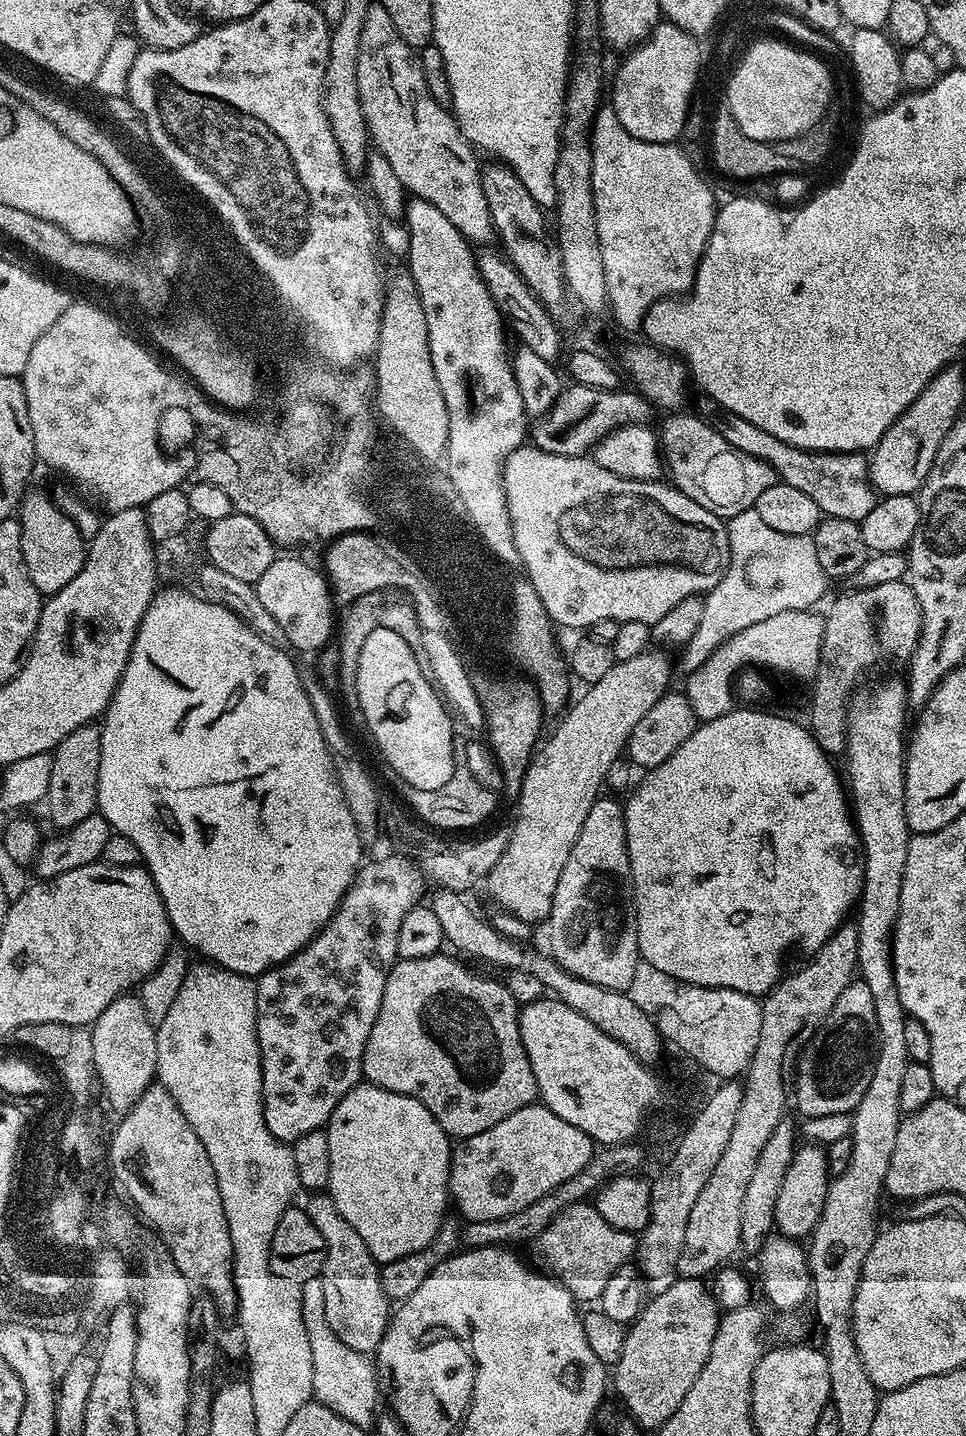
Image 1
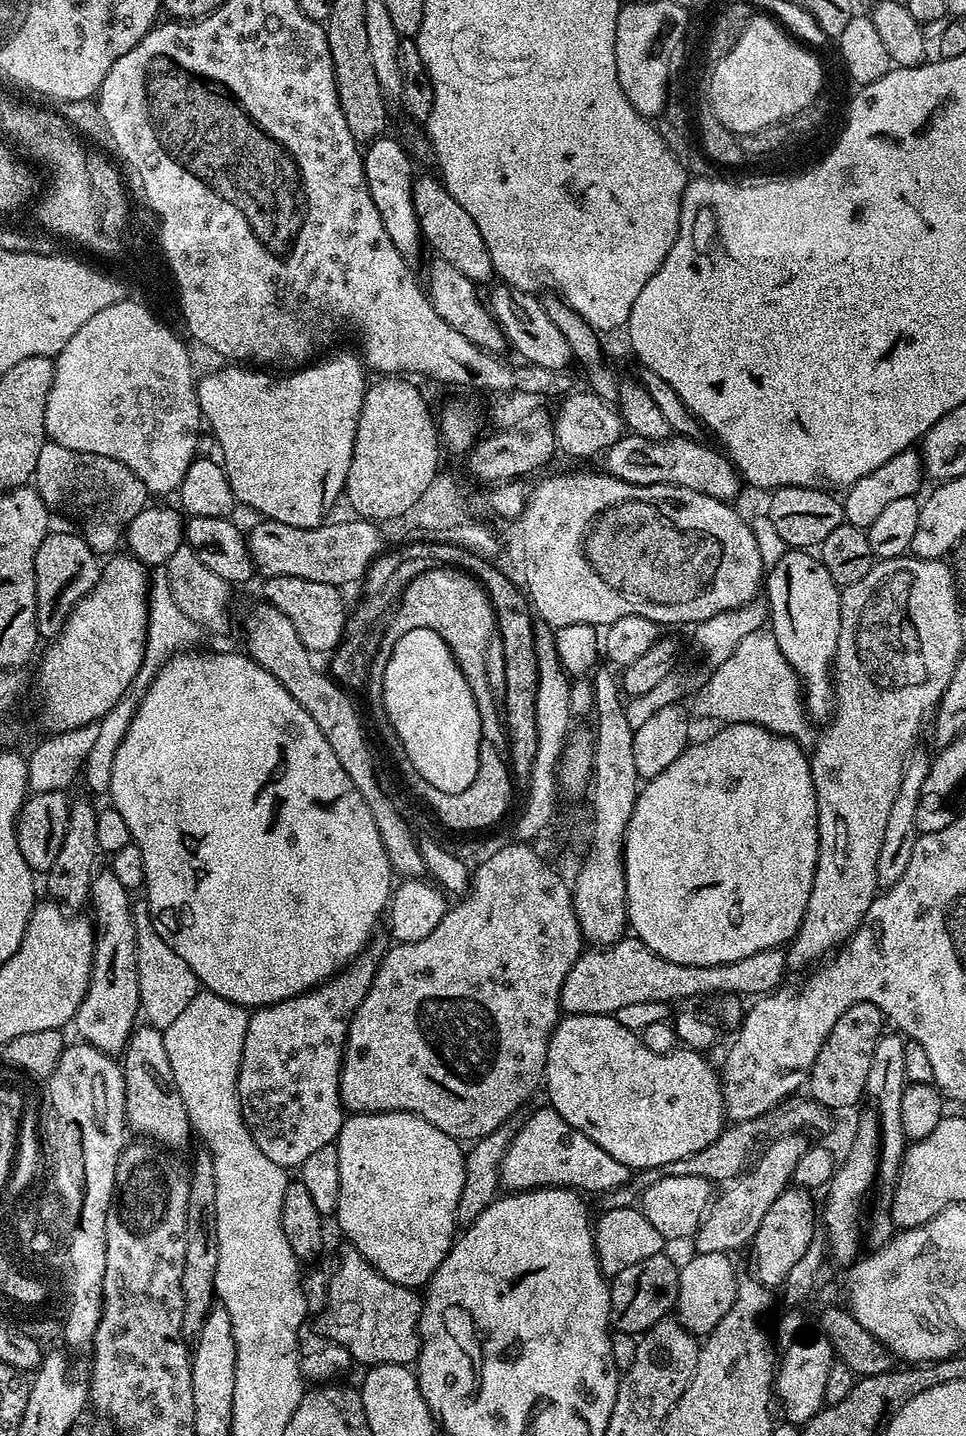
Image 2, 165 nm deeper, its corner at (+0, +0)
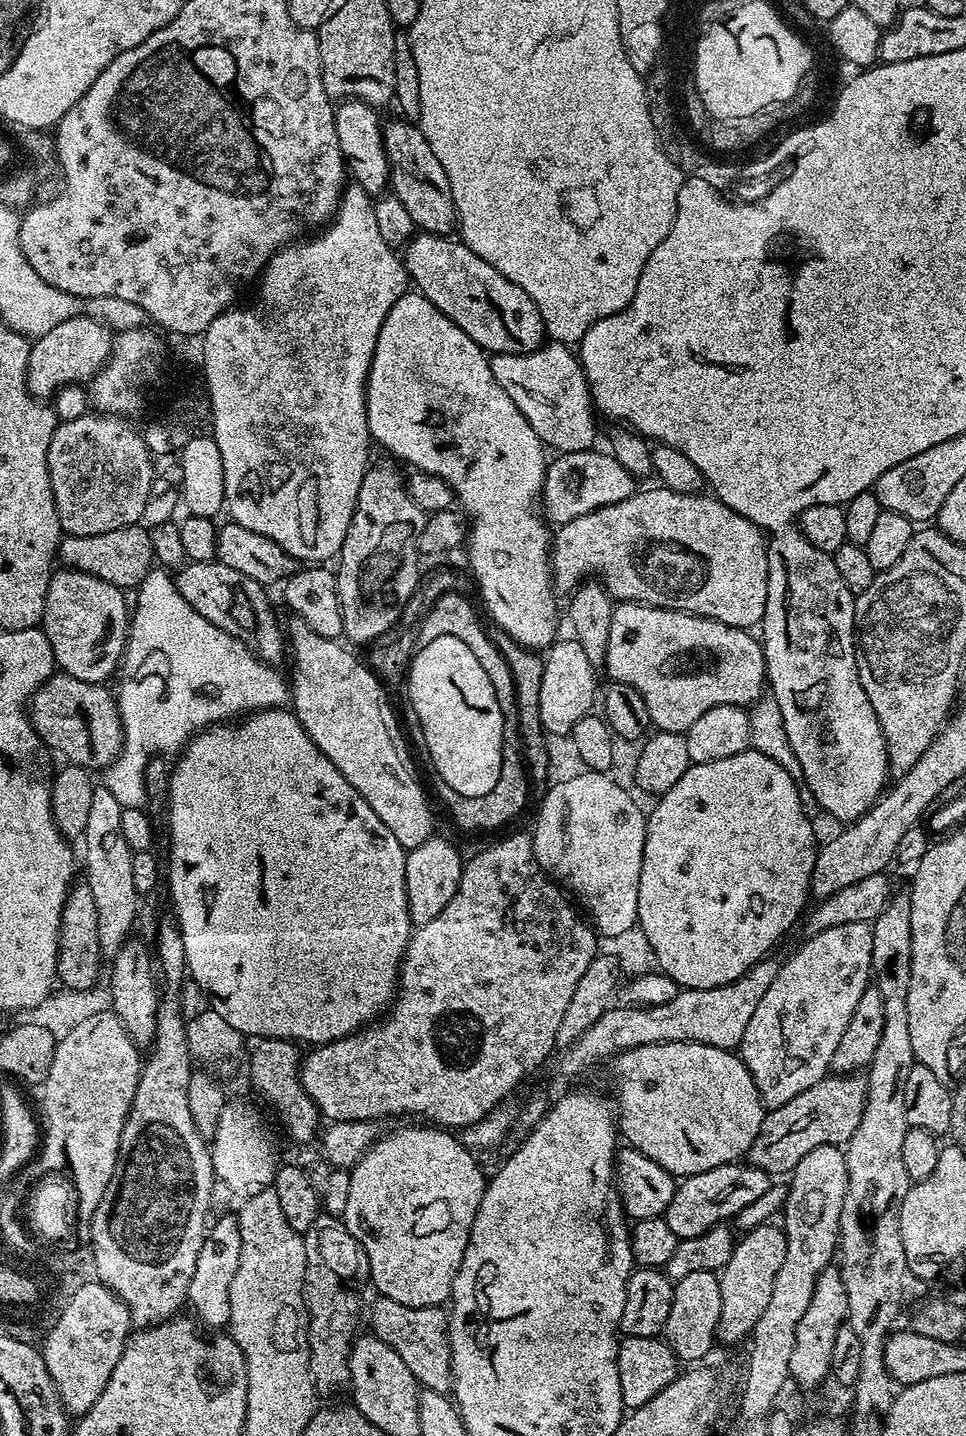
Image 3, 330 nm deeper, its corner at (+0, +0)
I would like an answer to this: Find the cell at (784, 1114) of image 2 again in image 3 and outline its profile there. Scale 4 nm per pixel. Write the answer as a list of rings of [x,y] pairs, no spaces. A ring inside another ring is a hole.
[[[829,1074],[823,1076],[810,1090],[802,1090],[798,1098],[790,1098],[786,1106],[771,1109],[758,1130],[758,1138],[750,1146],[746,1157],[752,1167],[767,1172],[769,1177],[780,1178],[791,1172],[818,1146],[847,1145],[858,1130],[866,1110],[868,1081],[860,1074]]]

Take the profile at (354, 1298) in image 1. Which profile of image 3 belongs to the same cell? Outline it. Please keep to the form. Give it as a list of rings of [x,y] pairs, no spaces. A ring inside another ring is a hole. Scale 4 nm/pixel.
[[[380,1296],[368,1312],[371,1335],[386,1342],[406,1367],[414,1374],[416,1383],[448,1394],[452,1390],[452,1355],[448,1341],[448,1314],[443,1307],[411,1308],[390,1298]]]

